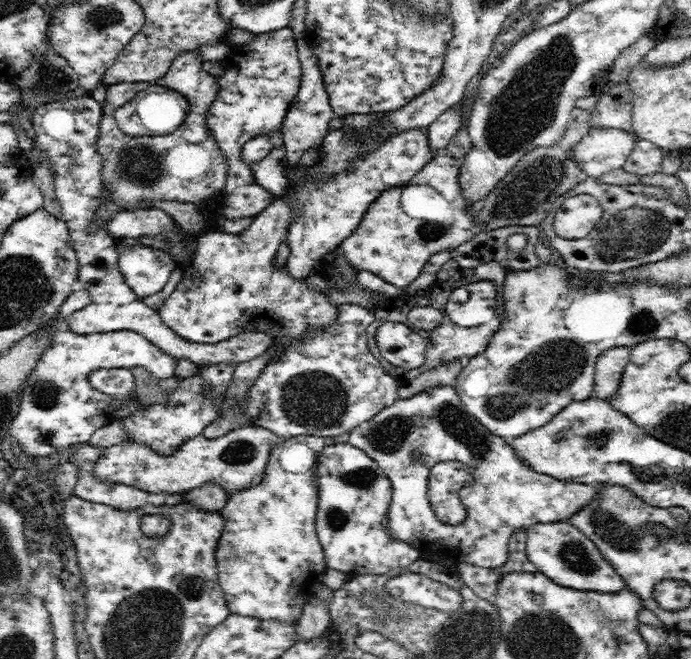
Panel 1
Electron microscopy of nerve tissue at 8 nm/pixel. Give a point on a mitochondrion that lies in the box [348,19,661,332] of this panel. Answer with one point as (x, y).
(527, 105)

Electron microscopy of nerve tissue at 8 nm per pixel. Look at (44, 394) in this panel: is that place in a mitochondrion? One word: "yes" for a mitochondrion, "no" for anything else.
yes

